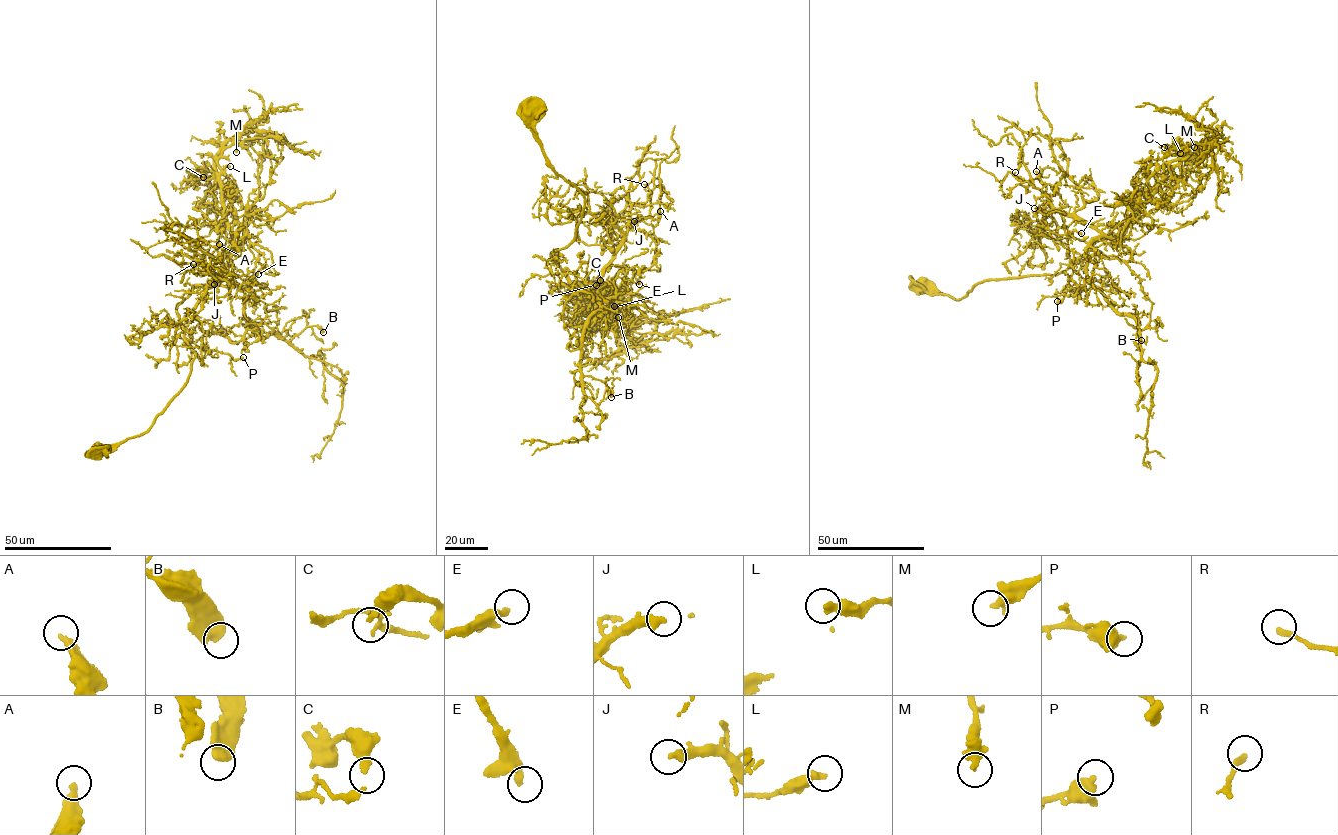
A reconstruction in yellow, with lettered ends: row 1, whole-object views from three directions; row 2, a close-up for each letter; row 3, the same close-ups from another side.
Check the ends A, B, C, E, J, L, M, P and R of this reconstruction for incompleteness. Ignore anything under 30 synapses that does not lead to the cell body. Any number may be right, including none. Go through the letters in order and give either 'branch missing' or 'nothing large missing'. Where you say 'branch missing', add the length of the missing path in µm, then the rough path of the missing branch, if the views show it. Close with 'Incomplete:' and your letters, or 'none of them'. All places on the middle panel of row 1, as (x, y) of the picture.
A: nothing large missing
B: nothing large missing
C: nothing large missing
E: branch missing; about 15 µm are missing; missing branch runs (639, 284), (647, 294), (657, 281)
J: branch missing; about 30 µm are missing; missing branch runs (634, 221), (632, 229), (638, 232), (648, 231), (664, 218)
L: nothing large missing
M: nothing large missing
P: nothing large missing
R: nothing large missing
Incomplete: E, J

